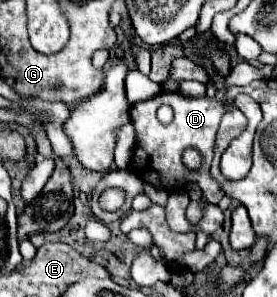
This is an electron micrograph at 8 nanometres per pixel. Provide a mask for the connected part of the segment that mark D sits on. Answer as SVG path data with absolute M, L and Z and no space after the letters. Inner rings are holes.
M161 92L155 98L149 98L145 102L137 102L131 106L131 120L135 126L135 148L131 156L131 168L135 174L139 174L145 182L155 184L155 188L165 188L165 190L185 190L187 184L197 184L203 198L209 204L219 204L219 200L225 196L223 188L213 180L209 168L213 160L213 142L215 142L215 132L219 128L221 116L229 110L227 102L221 102L217 98L189 98L179 92ZM169 104L175 112L175 118L171 124L161 124L157 120L157 108ZM185 148L197 148L203 154L203 164L197 172L191 172L183 166L181 156Z

